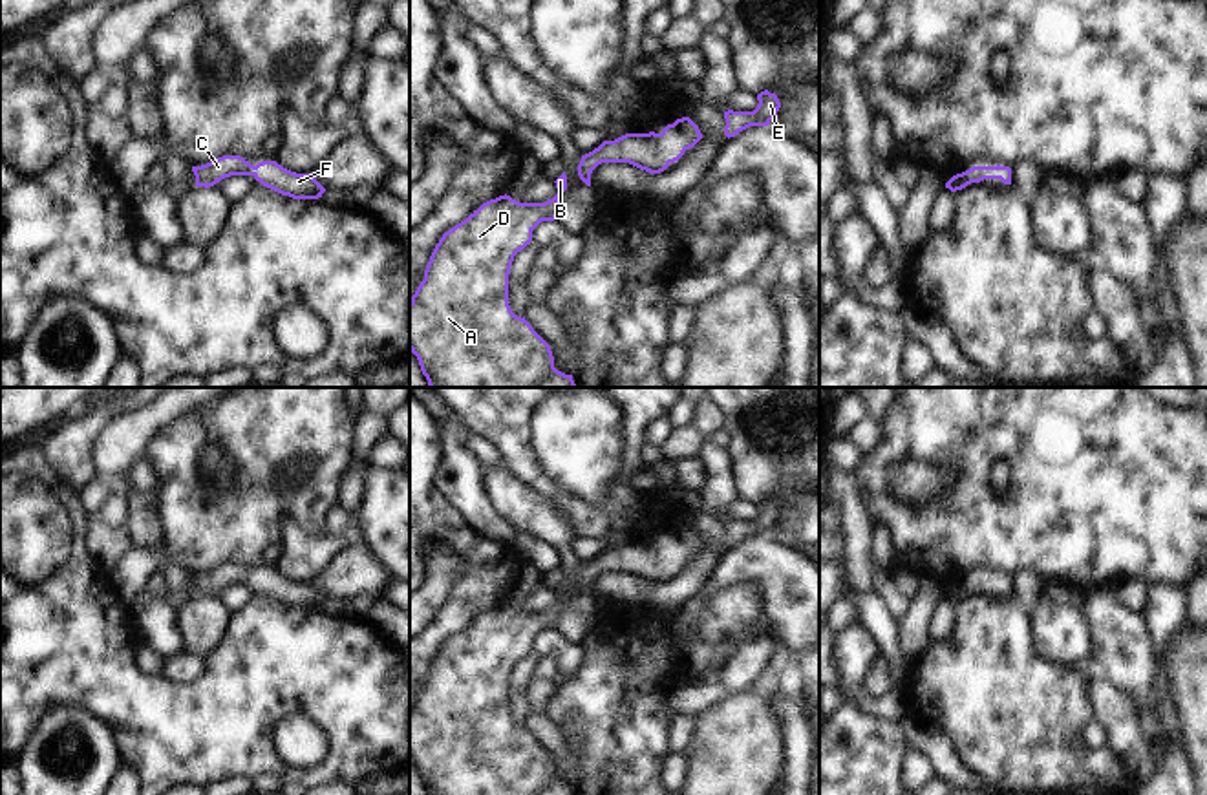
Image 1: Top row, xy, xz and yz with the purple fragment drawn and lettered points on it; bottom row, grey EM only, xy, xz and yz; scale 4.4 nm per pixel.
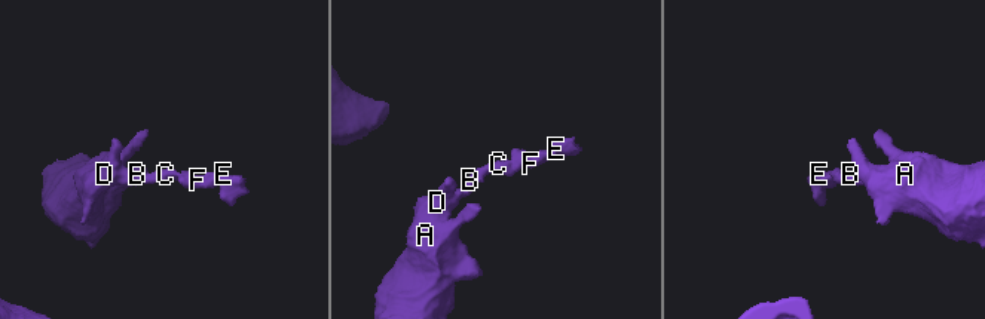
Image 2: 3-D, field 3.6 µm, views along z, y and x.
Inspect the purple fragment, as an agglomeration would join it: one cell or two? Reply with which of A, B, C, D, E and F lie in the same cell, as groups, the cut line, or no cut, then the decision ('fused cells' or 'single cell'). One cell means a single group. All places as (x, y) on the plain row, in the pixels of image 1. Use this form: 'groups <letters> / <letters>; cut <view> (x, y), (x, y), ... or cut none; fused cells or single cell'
groups A B C D E F; cut none; single cell

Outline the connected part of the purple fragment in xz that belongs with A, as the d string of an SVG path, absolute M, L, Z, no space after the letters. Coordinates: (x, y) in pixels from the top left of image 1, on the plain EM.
M565 581L554 592L558 603L545 612L519 612L507 603L483 612L435 654L410 711L410 760L428 795L576 795L572 784L554 777L550 755L508 715L514 665L541 631L556 629Z

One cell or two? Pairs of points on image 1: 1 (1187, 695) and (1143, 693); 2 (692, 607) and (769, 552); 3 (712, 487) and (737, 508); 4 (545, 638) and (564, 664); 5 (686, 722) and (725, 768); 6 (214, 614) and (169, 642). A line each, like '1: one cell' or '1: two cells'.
1: two cells
2: one cell
3: two cells
4: one cell
5: two cells
6: two cells

